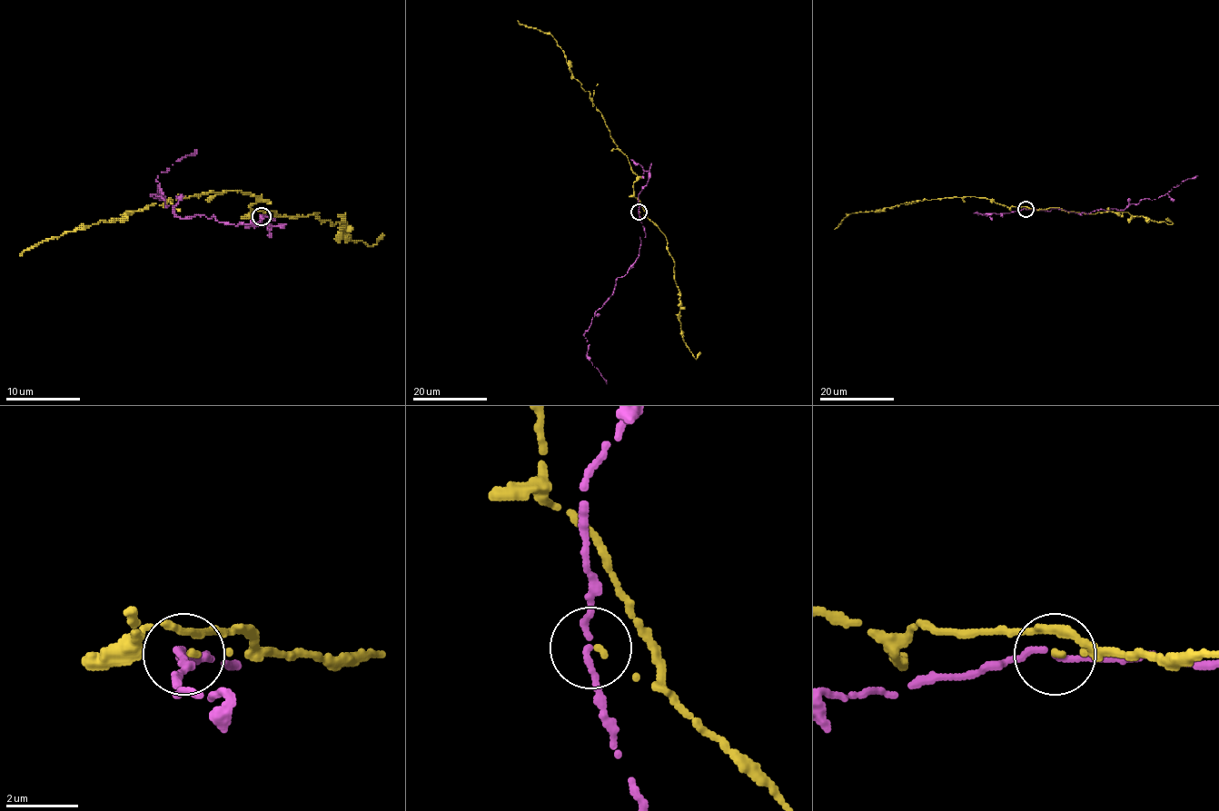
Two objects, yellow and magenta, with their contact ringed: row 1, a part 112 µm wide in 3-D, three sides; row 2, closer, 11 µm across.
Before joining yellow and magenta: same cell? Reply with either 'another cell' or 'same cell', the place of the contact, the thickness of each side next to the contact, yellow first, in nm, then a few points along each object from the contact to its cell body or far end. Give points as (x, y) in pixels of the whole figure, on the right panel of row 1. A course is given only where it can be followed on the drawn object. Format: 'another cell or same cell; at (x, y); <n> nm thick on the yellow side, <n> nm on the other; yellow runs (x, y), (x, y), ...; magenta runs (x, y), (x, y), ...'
another cell; at (1025, 209); 110 nm thick on the yellow side, 150 nm on the other; yellow runs (1025, 209), (1011, 207), (971, 196), (926, 199), (875, 212), (852, 213), (834, 229); magenta runs (1025, 209), (1054, 208), (1088, 214), (1096, 209), (1123, 210), (1143, 199), (1159, 197), (1197, 175)

